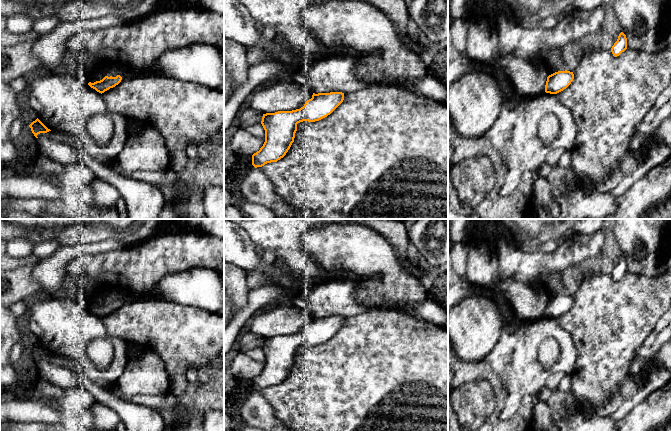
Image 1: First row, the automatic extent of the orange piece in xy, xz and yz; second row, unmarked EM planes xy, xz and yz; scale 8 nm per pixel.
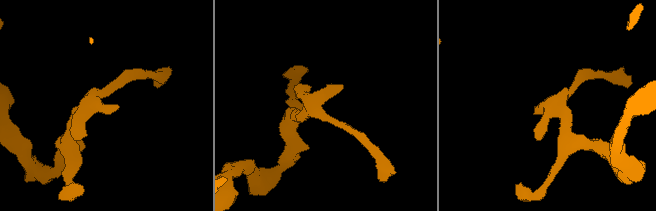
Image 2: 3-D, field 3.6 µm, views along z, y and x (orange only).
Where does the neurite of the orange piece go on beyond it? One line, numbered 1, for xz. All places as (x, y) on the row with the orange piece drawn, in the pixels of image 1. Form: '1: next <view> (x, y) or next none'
1: next none

